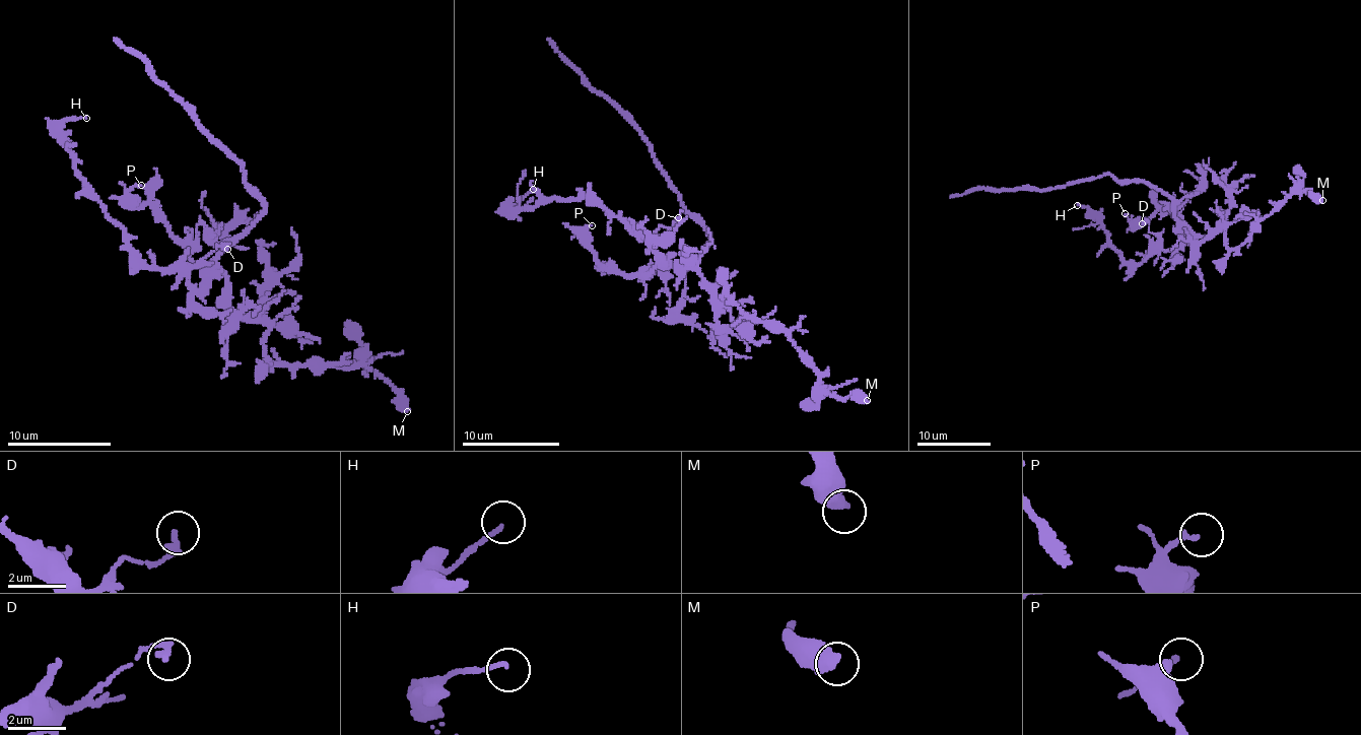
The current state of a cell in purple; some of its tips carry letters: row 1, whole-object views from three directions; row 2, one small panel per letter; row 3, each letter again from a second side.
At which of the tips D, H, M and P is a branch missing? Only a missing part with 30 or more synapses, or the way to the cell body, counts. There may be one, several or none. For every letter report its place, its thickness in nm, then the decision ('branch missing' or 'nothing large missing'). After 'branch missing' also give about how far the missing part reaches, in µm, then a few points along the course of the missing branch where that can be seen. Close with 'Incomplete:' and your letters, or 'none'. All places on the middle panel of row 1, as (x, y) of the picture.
D: place (678, 217); calibre 240 nm; nothing large missing
H: place (533, 189); calibre 130 nm; nothing large missing
M: place (867, 400); calibre 550 nm; nothing large missing
P: place (592, 225); calibre 160 nm; nothing large missing
Incomplete: none

